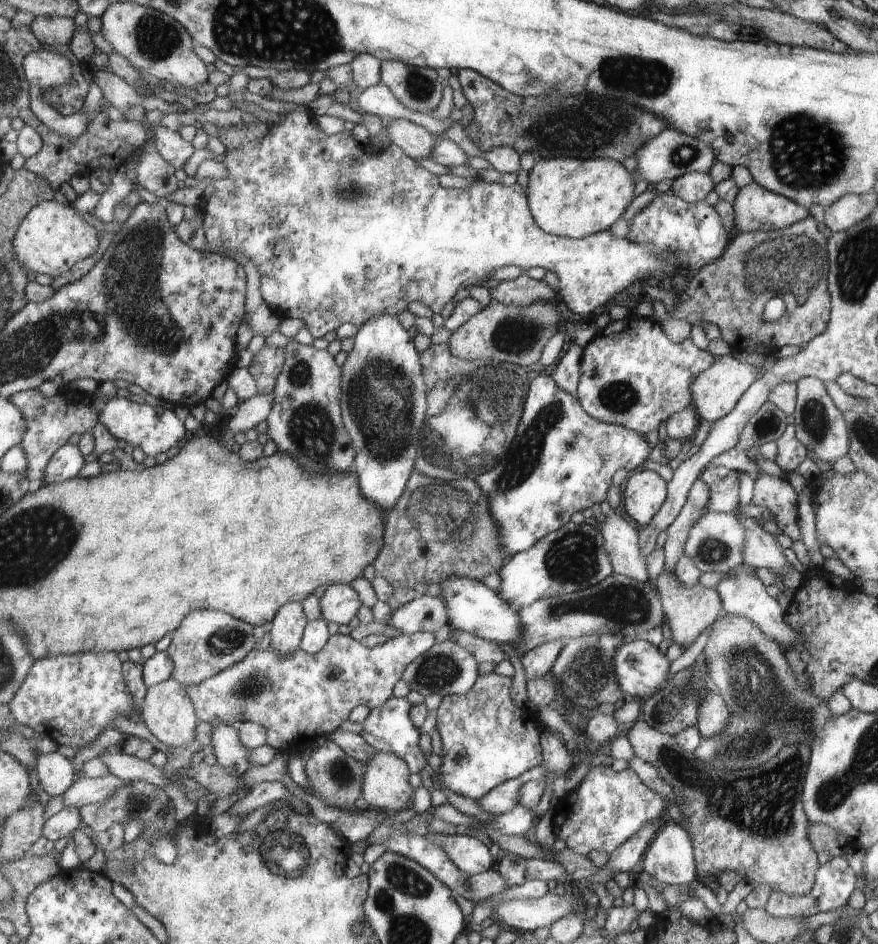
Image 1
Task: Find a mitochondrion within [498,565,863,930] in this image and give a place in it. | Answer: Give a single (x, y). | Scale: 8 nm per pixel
(761, 803)

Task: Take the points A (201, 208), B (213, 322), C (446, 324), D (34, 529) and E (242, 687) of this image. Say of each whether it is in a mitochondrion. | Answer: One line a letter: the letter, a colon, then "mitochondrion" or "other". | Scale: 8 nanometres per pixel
A: other
B: other
C: other
D: mitochondrion
E: mitochondrion

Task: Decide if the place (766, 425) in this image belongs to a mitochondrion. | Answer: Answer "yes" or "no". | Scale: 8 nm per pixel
no

